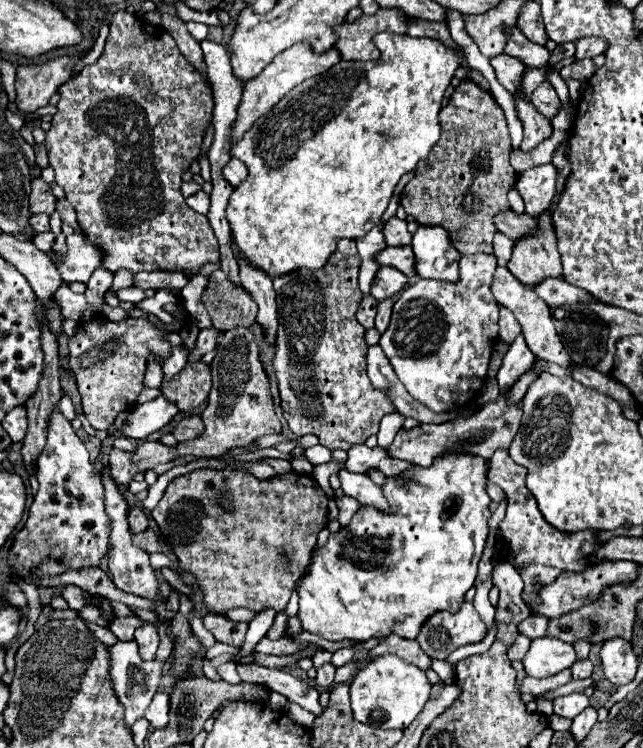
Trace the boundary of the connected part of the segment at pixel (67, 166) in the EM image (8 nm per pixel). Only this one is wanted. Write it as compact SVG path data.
M127 12L117 14L117 20L119 22L109 24L109 38L105 42L105 50L103 50L101 58L95 64L85 66L75 78L71 78L69 82L65 82L59 88L59 94L61 94L61 100L57 104L59 110L53 116L51 130L47 132L47 138L45 138L45 144L49 150L49 164L55 170L55 182L63 186L67 200L73 204L73 208L77 212L77 222L81 226L81 232L87 236L87 240L91 244L101 248L101 252L103 252L101 266L105 270L109 270L113 274L121 268L125 268L133 274L143 272L143 270L147 270L147 272L169 270L169 272L181 272L187 278L191 278L207 262L217 262L217 256L219 256L217 238L213 236L213 228L209 228L209 220L205 220L203 214L197 214L195 210L191 210L185 204L185 198L181 194L183 172L189 170L191 162L201 158L201 144L203 144L205 132L211 124L211 118L213 118L213 88L209 82L205 84L205 78L201 76L201 72L195 66L191 66L185 60L185 56L181 56L177 44L173 44L173 38L163 28L161 28L161 38L155 38L153 26L149 26L147 22L135 22L135 18Z

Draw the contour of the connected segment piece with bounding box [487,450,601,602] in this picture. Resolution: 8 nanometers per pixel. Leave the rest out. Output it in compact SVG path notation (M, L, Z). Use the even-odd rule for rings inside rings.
M497 450L493 454L491 470L487 472L487 478L497 486L501 486L509 500L505 520L499 524L499 528L501 528L501 538L509 546L507 560L515 568L519 568L521 578L525 580L525 588L523 588L525 602L537 600L537 588L541 588L541 584L551 584L561 572L581 572L585 570L585 566L589 566L587 564L589 554L593 554L595 548L601 546L597 542L597 534L573 532L573 536L569 536L567 532L557 532L555 528L549 528L549 524L545 524L545 518L537 510L537 502L533 494L525 486L525 468L515 464L507 450Z

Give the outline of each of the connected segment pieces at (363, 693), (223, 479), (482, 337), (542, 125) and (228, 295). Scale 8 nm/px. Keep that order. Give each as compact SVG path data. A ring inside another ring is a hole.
M383 654L379 658L373 658L349 682L353 718L373 728L385 728L385 730L407 728L429 700L429 692L431 684L425 672L393 654Z
M203 468L171 480L151 516L165 536L165 542L177 554L183 572L191 574L199 582L209 608L215 612L229 608L249 608L253 612L261 612L271 606L277 612L283 612L297 580L311 562L317 534L327 524L327 502L329 498L319 484L311 476L297 474L295 470L279 478L257 480L249 472ZM221 494L233 500L235 510L231 514L217 508L217 496Z
M471 254L461 256L459 282L435 282L435 280L415 280L409 284L393 306L393 316L389 328L381 334L379 346L387 354L395 374L407 388L407 392L431 408L433 412L453 412L463 404L477 398L485 384L489 358L493 344L497 342L497 318L499 306L489 292L489 280L497 268L497 258L493 254Z
M519 88L519 92L513 94L515 100L515 110L517 116L523 124L523 142L521 142L521 150L533 150L539 142L543 142L545 138L551 136L551 124L545 116L541 116L535 106L531 104L529 98L525 98L523 88Z
M221 270L211 272L203 292L203 304L219 332L229 332L239 326L249 328L255 322L257 304L253 304L253 298L243 288L233 288Z

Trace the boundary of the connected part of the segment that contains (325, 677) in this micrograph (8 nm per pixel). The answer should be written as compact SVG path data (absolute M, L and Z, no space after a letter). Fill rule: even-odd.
M323 664L321 668L317 668L317 686L323 686L323 688L329 688L333 686L333 678L335 678L335 666L333 664Z

